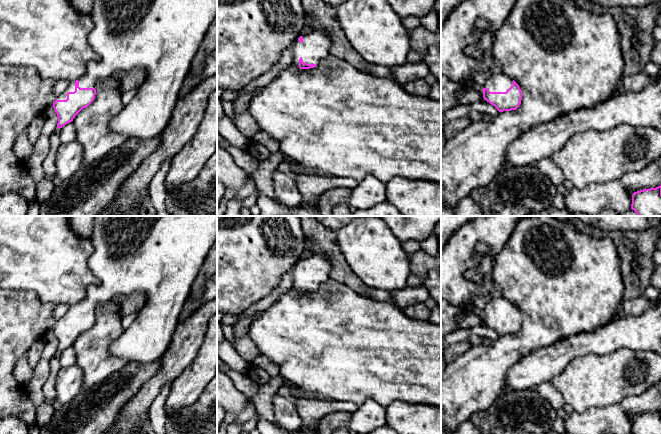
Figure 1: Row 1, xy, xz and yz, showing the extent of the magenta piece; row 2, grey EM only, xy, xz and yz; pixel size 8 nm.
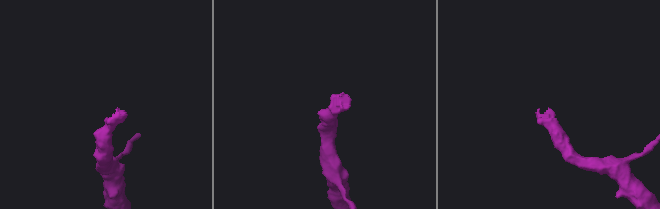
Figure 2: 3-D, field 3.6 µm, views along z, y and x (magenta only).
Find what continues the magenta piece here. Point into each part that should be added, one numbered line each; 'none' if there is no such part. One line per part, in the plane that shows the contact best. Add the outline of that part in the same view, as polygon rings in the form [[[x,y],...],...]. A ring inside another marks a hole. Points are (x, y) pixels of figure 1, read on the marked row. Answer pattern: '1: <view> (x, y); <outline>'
1: yz (500, 82); [[[501,72],[487,77],[483,88],[490,92],[506,92],[512,86],[512,81],[507,74]]]

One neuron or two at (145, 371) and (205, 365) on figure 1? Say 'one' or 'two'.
two

